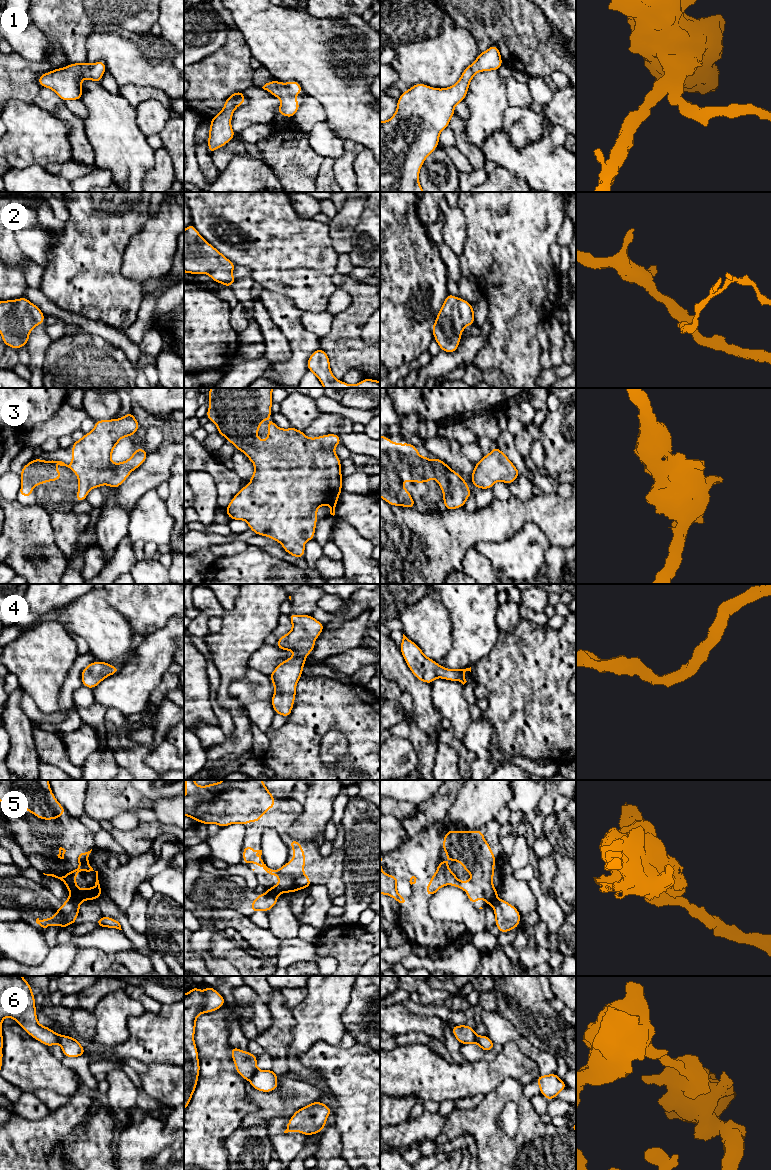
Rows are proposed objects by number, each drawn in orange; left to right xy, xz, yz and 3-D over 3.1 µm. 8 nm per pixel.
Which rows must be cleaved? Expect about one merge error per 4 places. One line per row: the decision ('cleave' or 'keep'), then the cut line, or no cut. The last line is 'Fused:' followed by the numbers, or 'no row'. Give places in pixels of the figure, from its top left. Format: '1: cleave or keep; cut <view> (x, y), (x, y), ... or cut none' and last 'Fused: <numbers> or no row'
1: keep; cut none
2: keep; cut none
3: keep; cut none
4: keep; cut none
5: cleave; cut xz (267, 891), (277, 896)
6: cleave; cut xz (257, 1069), (249, 1079)
Fused: 5, 6

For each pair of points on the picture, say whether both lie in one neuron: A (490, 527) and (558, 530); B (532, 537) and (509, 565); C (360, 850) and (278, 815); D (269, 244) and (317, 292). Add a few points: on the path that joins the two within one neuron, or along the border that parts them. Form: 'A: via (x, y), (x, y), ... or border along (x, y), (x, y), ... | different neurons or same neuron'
A: via (507, 516), (541, 515) | same neuron
B: via (527, 544), (527, 547), (516, 558) | same neuron
C: border along (342, 848), (347, 856) | different neurons
D: via (281, 255), (306, 280) | same neuron

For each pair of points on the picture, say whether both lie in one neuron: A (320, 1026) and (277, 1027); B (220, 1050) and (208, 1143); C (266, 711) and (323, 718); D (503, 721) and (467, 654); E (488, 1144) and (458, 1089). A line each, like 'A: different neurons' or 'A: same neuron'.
A: different neurons
B: same neuron
C: different neurons
D: different neurons
E: different neurons

